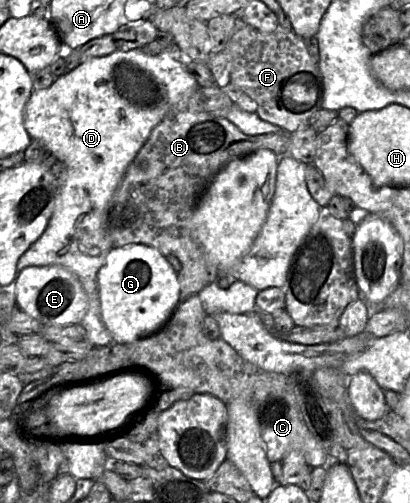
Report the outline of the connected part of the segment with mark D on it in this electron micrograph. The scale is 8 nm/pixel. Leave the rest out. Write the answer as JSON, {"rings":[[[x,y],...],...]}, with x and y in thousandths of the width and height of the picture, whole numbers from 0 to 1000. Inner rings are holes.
{"rings":[[[285,97],[261,111],[227,113],[215,117],[178,139],[161,143],[149,153],[137,155],[117,177],[78,181],[78,187],[61,211],[59,252],[63,260],[78,278],[100,280],[124,302],[124,306],[156,326],[159,362],[139,390],[127,429],[110,459],[44,515],[41,543],[51,541],[59,533],[71,529],[124,527],[146,527],[178,541],[195,557],[215,592],[212,616],[200,638],[195,640],[195,646],[200,646],[200,650],[207,654],[212,678],[224,688],[256,688],[263,686],[266,680],[266,668],[261,666],[246,638],[246,608],[237,565],[239,539],[251,527],[261,507],[276,495],[271,473],[259,449],[263,410],[276,394],[280,380],[293,368],[312,330],[361,276],[371,256],[415,225],[432,225],[449,219],[456,213],[463,193],[483,177],[490,175],[478,157],[459,141],[454,125],[429,119],[405,105],[393,105],[388,109],[363,109],[356,107],[346,97],[324,97],[317,101],[295,101]]]}

